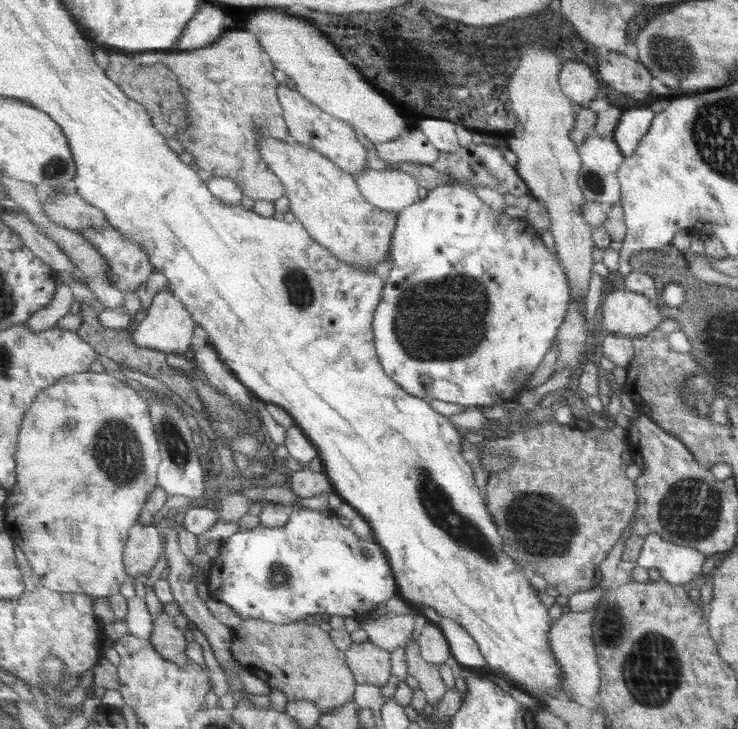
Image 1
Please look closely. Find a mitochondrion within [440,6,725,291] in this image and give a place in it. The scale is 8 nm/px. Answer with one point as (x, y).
(662, 48)

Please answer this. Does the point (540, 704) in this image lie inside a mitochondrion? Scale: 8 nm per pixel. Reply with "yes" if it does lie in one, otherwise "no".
no

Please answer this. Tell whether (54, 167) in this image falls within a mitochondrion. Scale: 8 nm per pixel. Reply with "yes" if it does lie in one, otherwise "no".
yes

